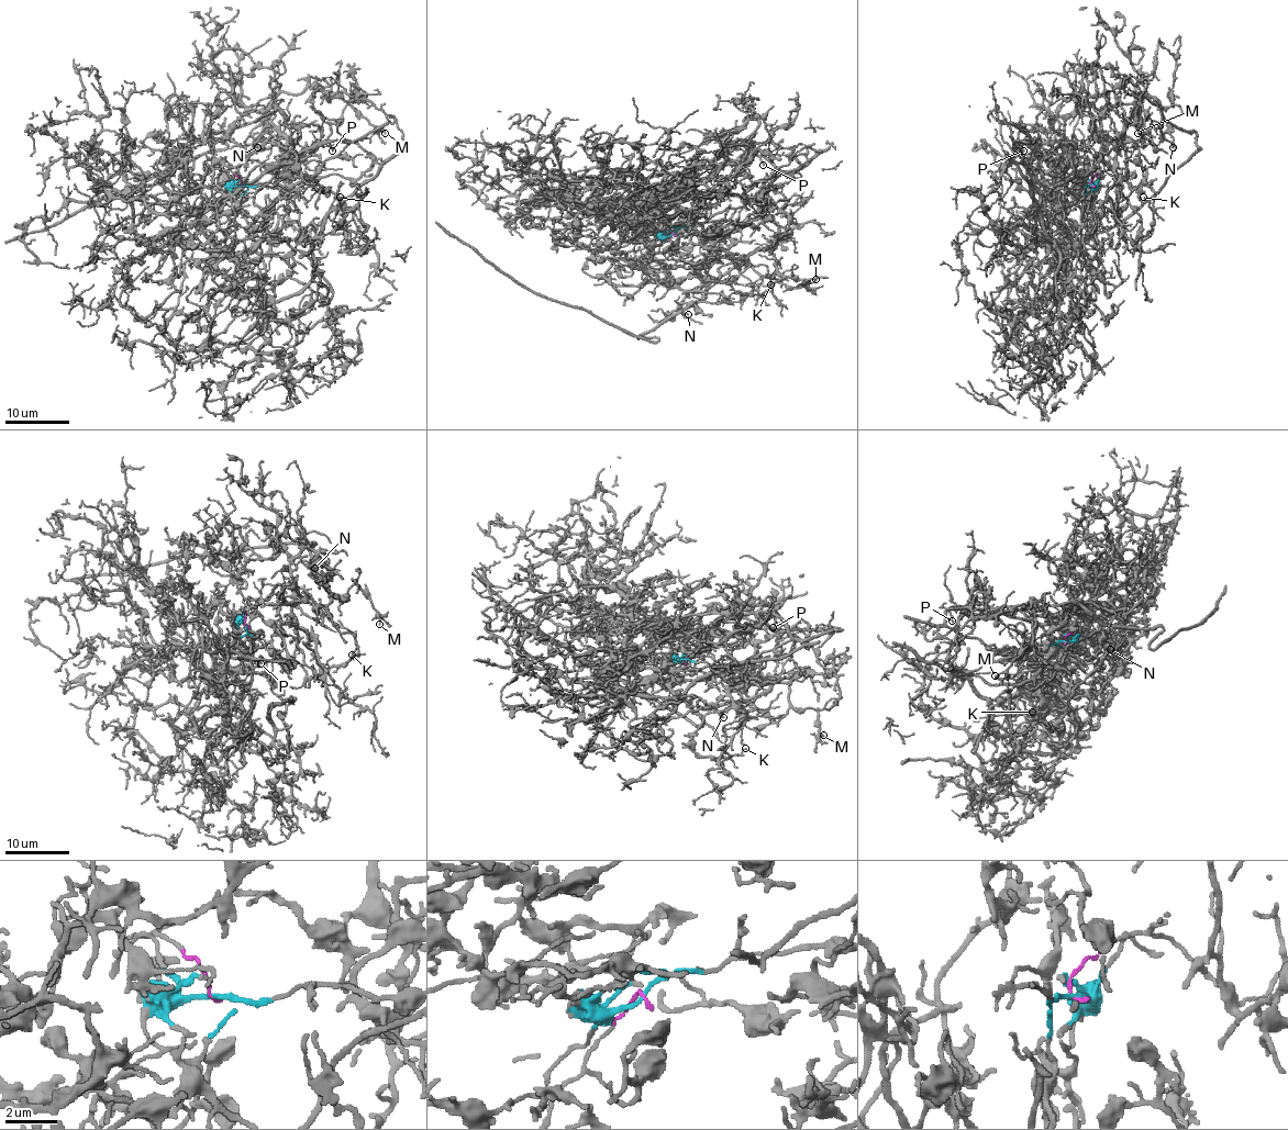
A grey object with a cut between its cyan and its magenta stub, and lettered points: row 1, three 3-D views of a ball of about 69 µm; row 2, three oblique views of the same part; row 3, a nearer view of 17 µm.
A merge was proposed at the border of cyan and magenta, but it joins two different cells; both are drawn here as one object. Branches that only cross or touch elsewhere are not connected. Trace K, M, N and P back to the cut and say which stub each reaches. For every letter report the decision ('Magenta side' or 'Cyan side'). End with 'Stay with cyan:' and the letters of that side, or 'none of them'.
K: Magenta side
M: Magenta side
N: Magenta side
P: Cyan side
Stay with cyan: P

